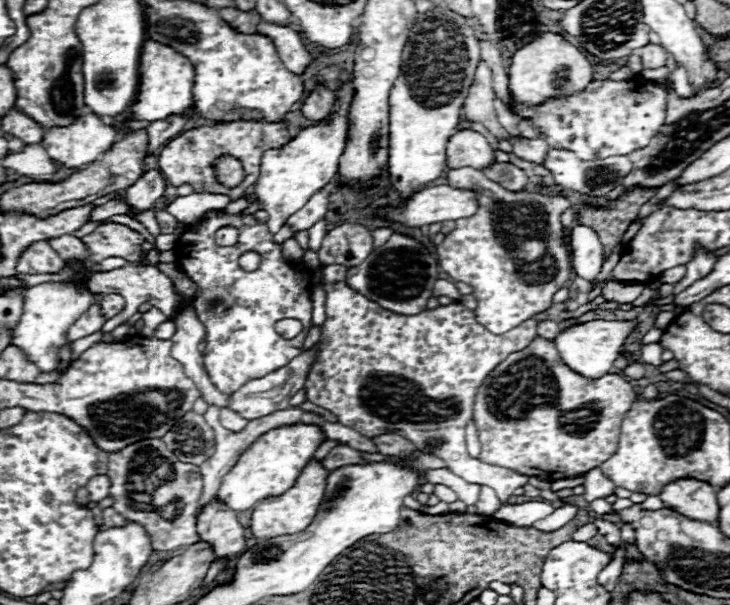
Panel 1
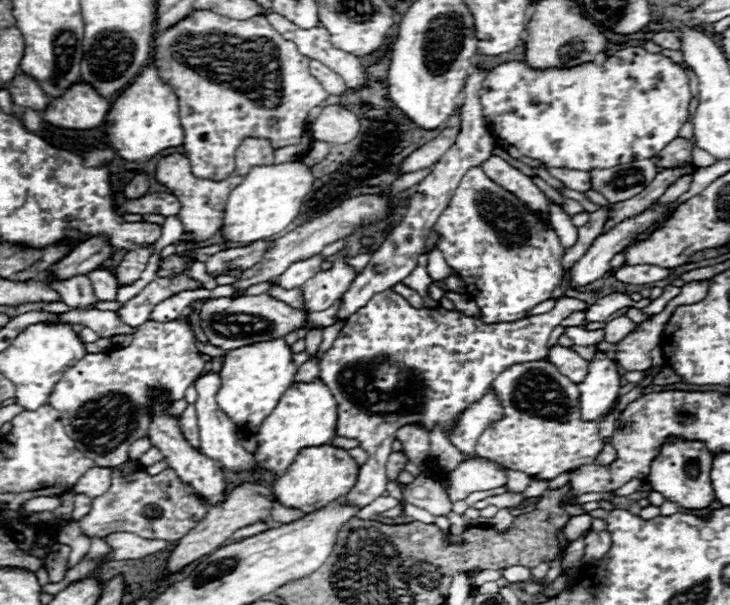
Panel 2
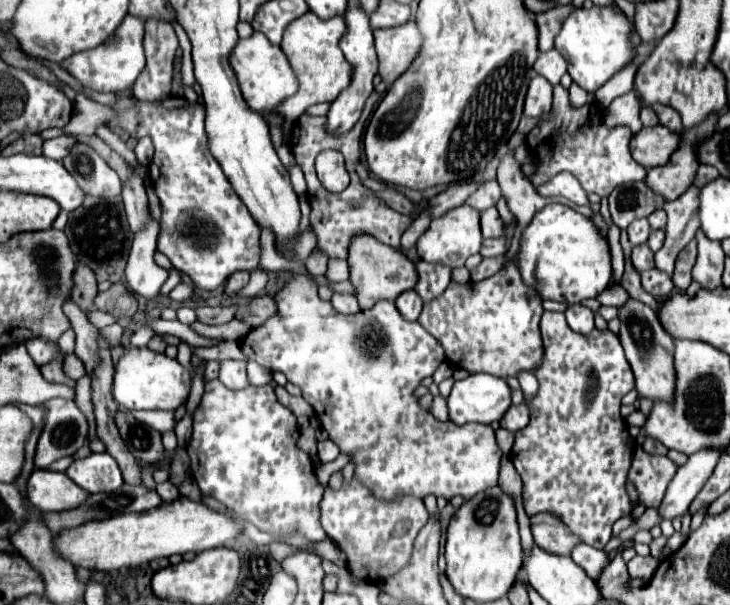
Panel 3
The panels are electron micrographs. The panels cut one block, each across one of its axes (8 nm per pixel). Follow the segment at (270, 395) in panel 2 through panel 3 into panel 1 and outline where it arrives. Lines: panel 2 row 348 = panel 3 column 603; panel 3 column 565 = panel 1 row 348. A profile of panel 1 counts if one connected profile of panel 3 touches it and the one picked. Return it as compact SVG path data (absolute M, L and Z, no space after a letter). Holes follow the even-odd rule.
M208 210L200 218L200 226L196 230L186 230L176 246L174 246L178 268L184 270L184 274L196 284L196 312L200 322L206 330L206 350L204 350L204 366L206 372L216 388L230 396L234 390L238 390L242 384L254 378L262 378L282 366L286 366L290 360L294 360L304 350L304 338L308 330L312 328L312 300L310 300L310 288L312 288L312 272L310 268L302 268L296 264L290 264L282 258L282 244L274 242L274 234L266 228L266 224L260 224L254 214L220 214L220 210ZM222 226L234 226L240 230L240 238L236 246L218 246L214 242L214 234ZM246 250L256 250L262 258L260 268L252 274L238 274L238 258ZM282 318L298 318L304 326L304 330L292 338L286 340L280 334L276 334L274 324Z

